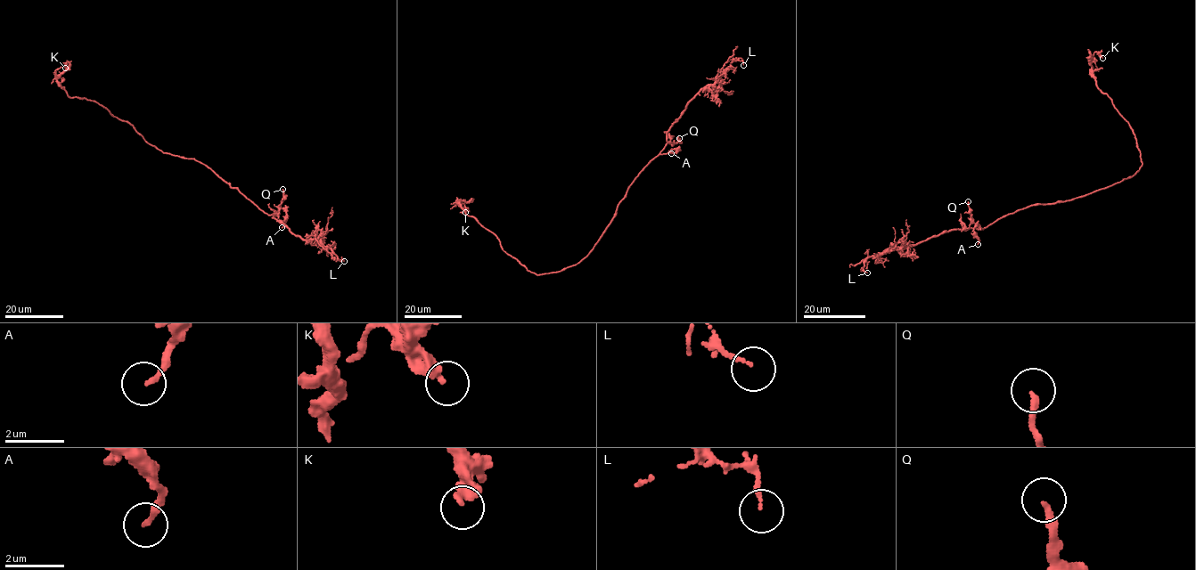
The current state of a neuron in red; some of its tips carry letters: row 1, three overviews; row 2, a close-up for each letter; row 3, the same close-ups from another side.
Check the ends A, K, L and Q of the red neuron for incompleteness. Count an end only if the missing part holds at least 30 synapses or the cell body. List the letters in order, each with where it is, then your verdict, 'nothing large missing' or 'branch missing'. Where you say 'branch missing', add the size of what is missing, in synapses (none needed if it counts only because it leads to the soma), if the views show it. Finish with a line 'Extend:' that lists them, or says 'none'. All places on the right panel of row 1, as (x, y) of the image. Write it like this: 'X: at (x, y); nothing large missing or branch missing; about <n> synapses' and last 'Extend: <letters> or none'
A: at (978, 244); nothing large missing
K: at (1102, 58); nothing large missing
L: at (867, 272); nothing large missing
Q: at (968, 201); nothing large missing
Extend: none

